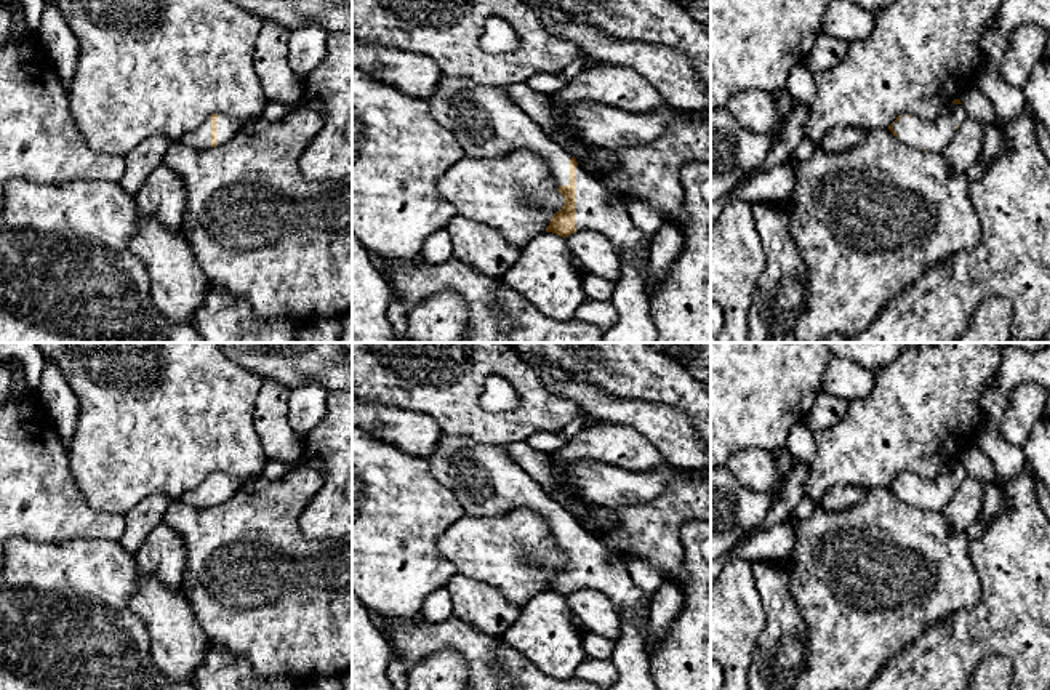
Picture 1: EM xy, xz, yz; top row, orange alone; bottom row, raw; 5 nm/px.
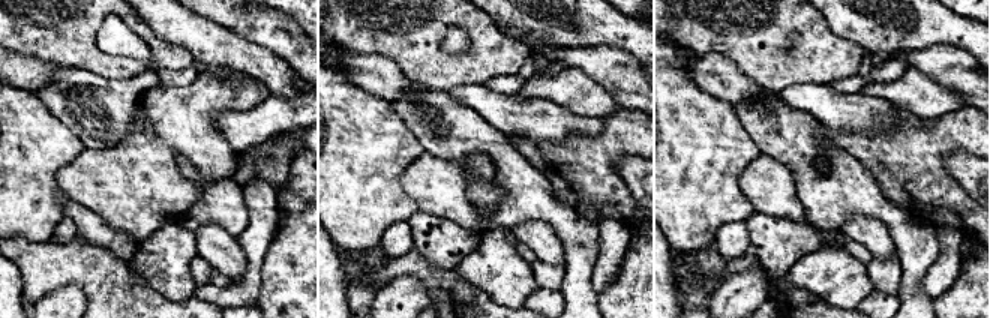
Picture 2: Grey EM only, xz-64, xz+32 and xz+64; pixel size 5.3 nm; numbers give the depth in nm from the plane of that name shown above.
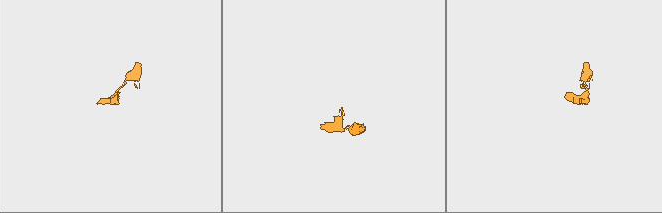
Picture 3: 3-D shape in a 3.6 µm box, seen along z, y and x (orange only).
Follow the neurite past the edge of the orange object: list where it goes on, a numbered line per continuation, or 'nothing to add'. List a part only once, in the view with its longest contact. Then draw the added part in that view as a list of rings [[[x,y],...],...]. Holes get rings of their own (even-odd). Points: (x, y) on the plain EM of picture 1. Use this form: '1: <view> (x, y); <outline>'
1: xz (597, 569); [[[579,522],[576,525],[576,589],[603,592],[623,620],[621,637],[615,642],[611,656],[618,679],[608,690],[656,690],[642,634],[635,623],[623,616],[623,612],[631,608],[648,615],[650,602],[631,580],[627,567]]]

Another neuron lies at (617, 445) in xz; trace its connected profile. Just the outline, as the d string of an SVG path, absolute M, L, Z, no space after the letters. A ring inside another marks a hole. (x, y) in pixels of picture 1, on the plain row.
M589 423L575 439L551 451L563 466L599 461L627 472L648 472L666 466L661 451L640 432L621 424Z

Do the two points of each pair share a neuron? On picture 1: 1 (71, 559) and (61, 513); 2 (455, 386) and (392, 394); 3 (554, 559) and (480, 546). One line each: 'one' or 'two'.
1: two
2: one
3: one

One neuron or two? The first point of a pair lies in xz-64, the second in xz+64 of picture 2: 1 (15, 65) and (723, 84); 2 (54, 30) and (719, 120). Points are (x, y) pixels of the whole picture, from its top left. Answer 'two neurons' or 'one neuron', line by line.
1: one neuron
2: two neurons

